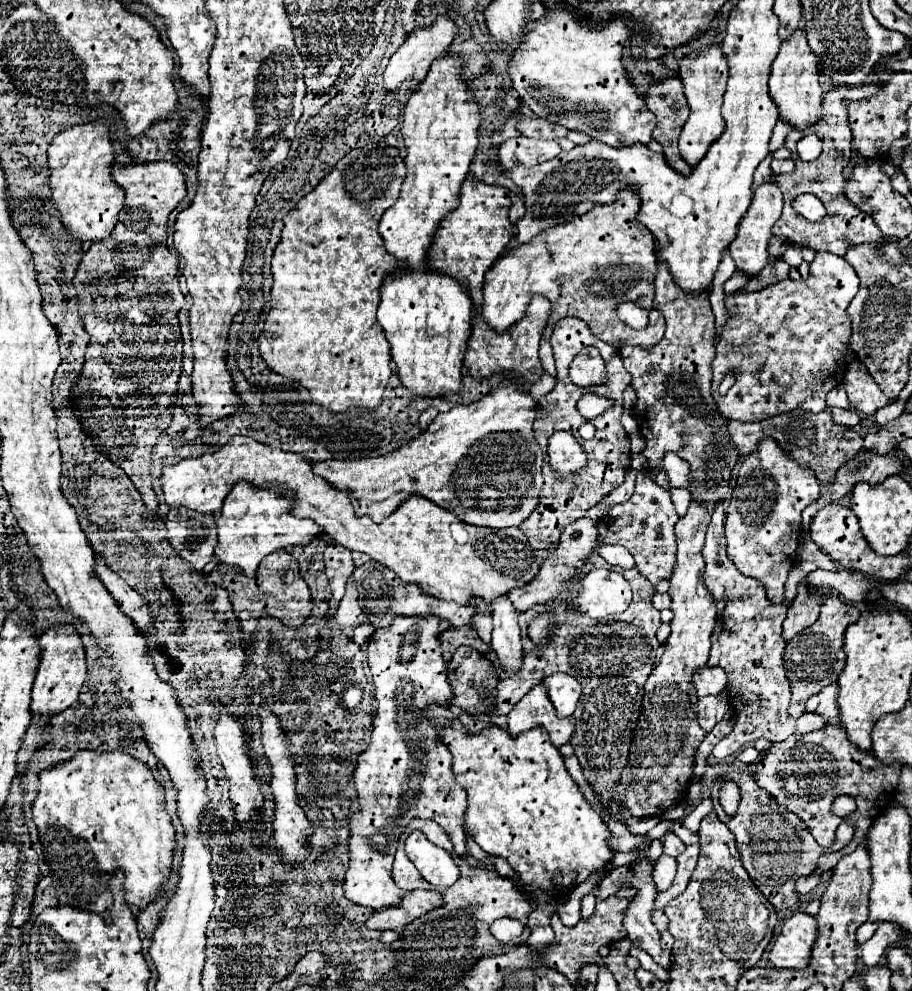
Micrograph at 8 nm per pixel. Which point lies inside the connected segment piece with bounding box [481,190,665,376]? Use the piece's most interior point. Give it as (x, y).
(579, 266)

